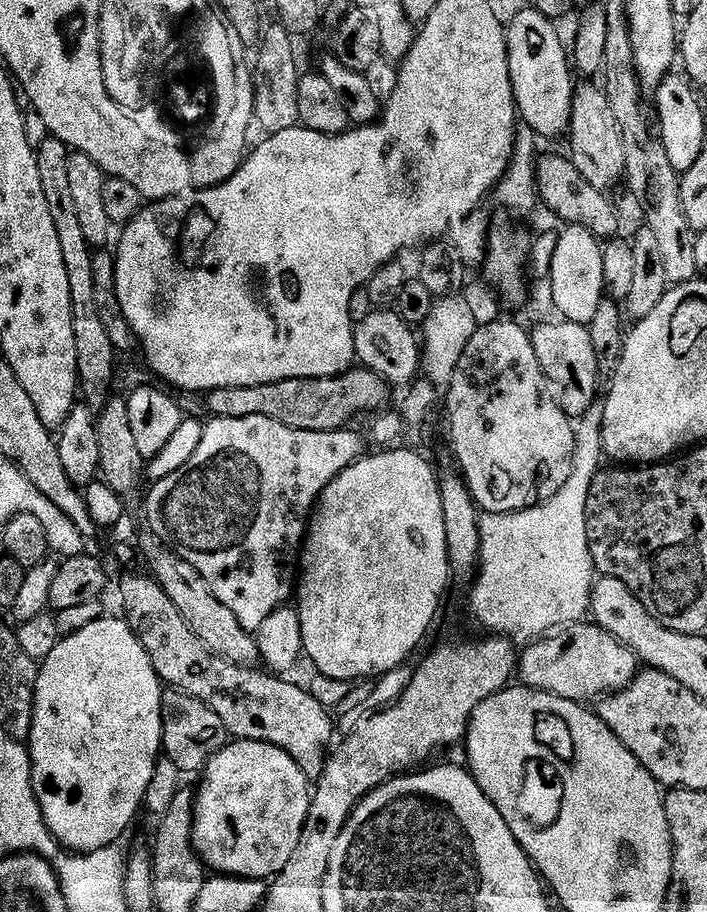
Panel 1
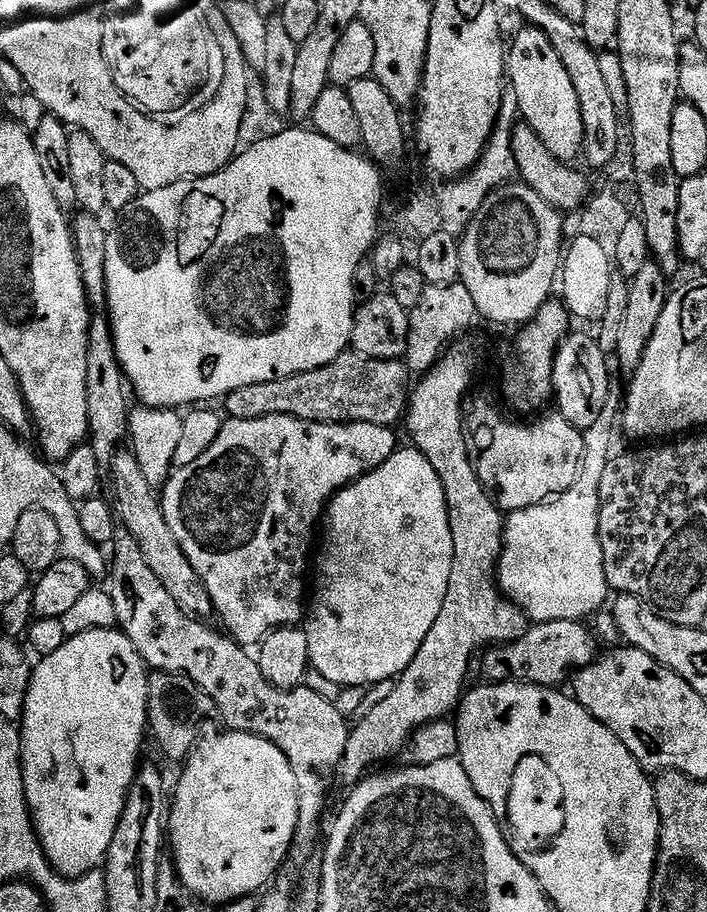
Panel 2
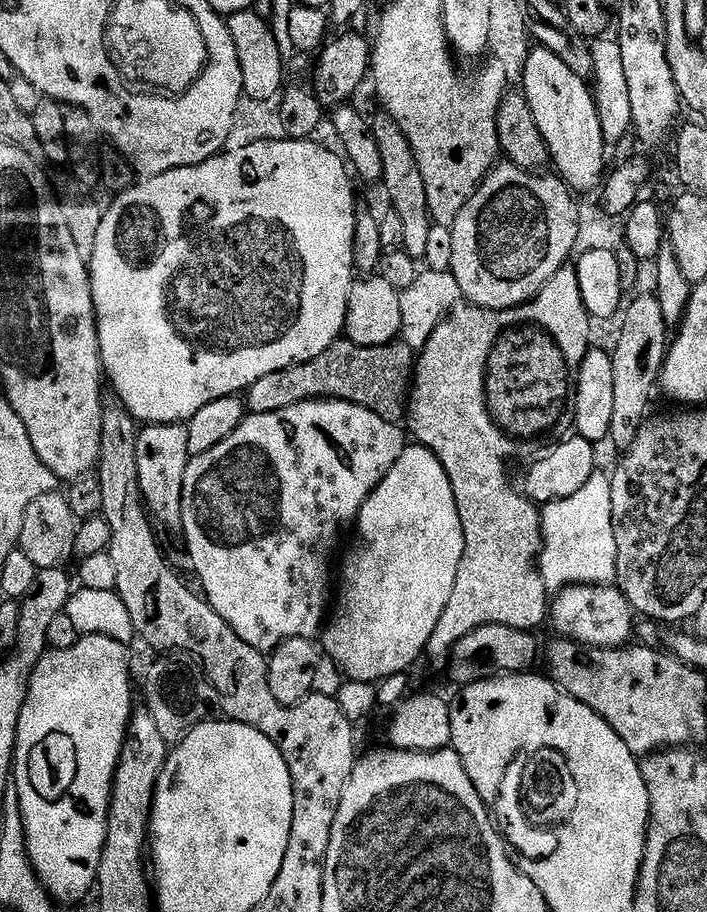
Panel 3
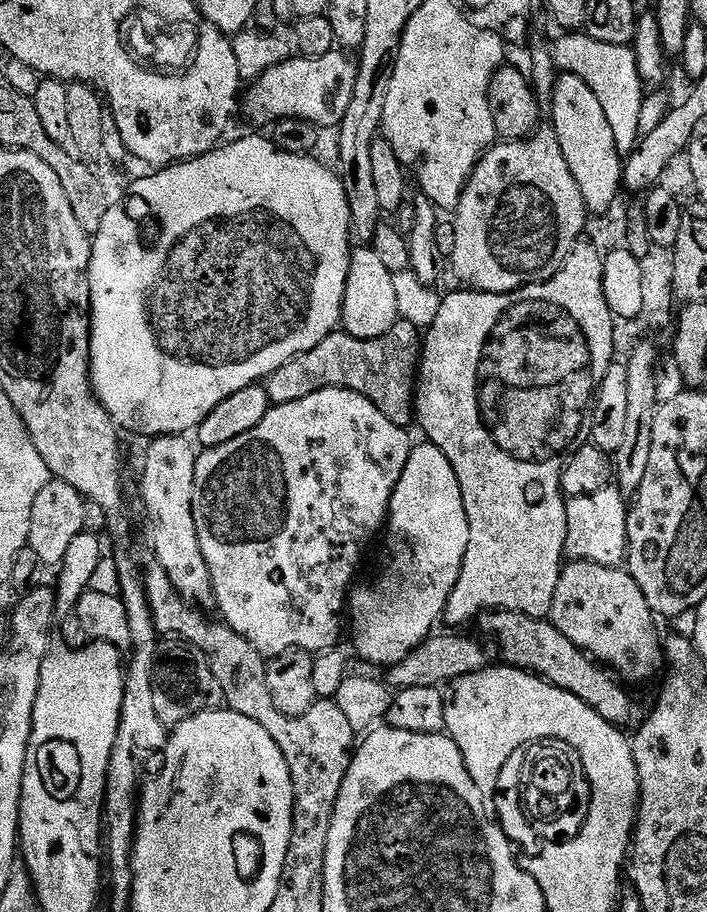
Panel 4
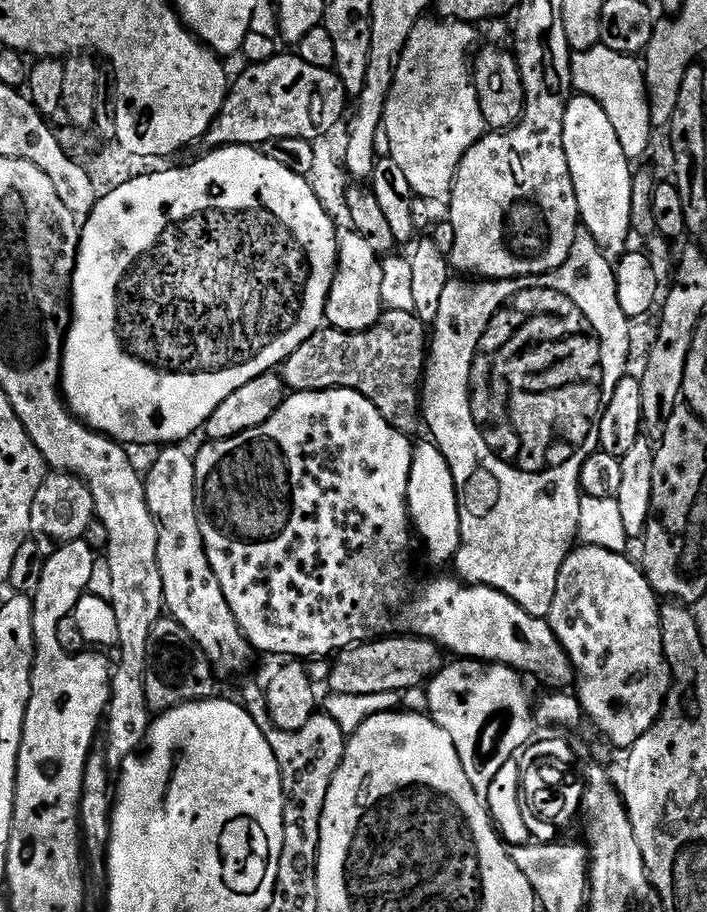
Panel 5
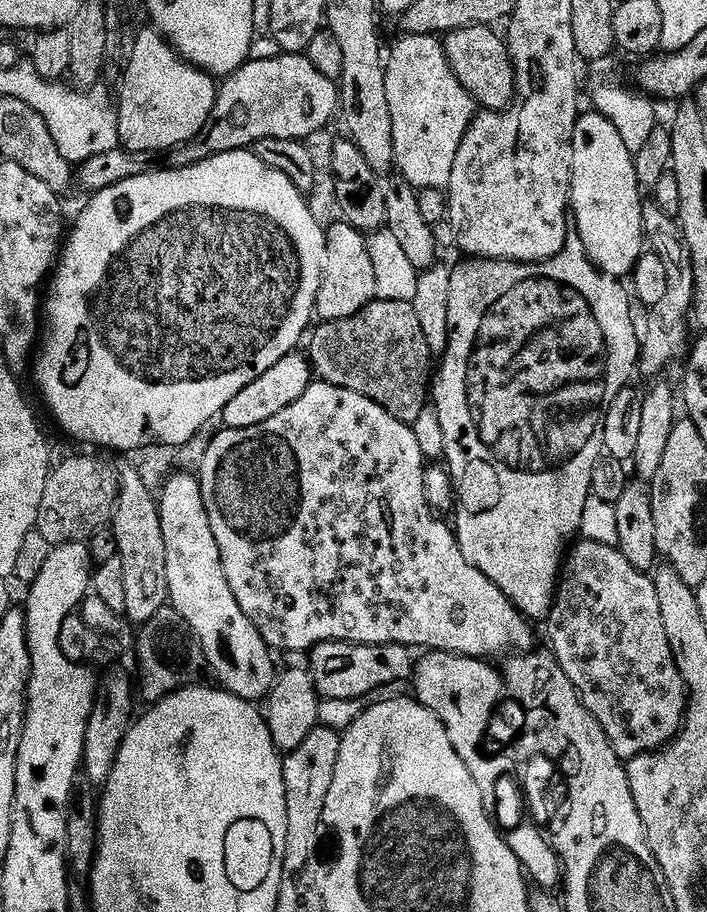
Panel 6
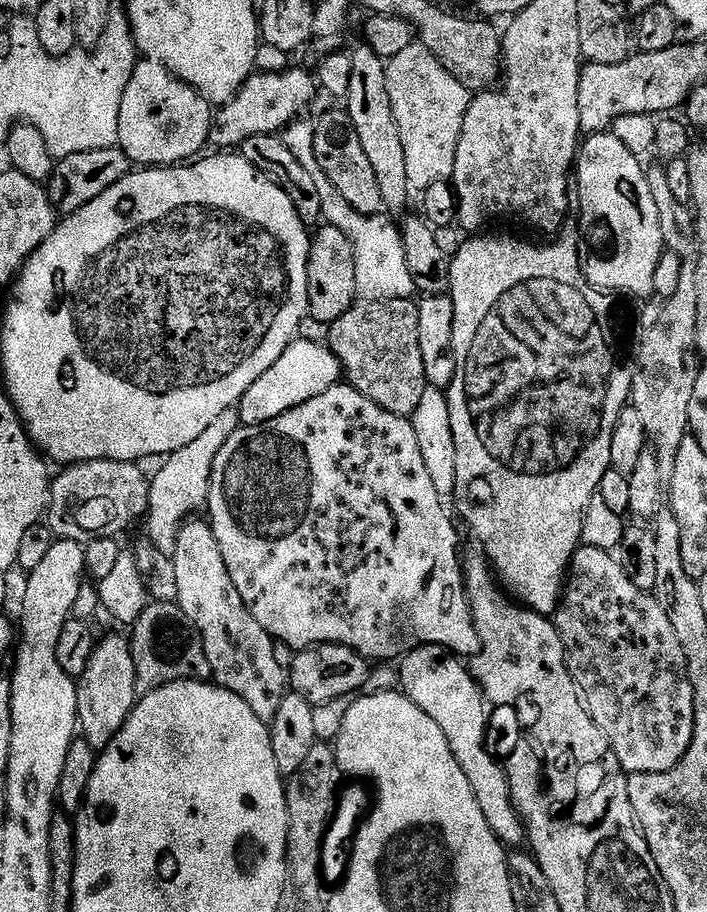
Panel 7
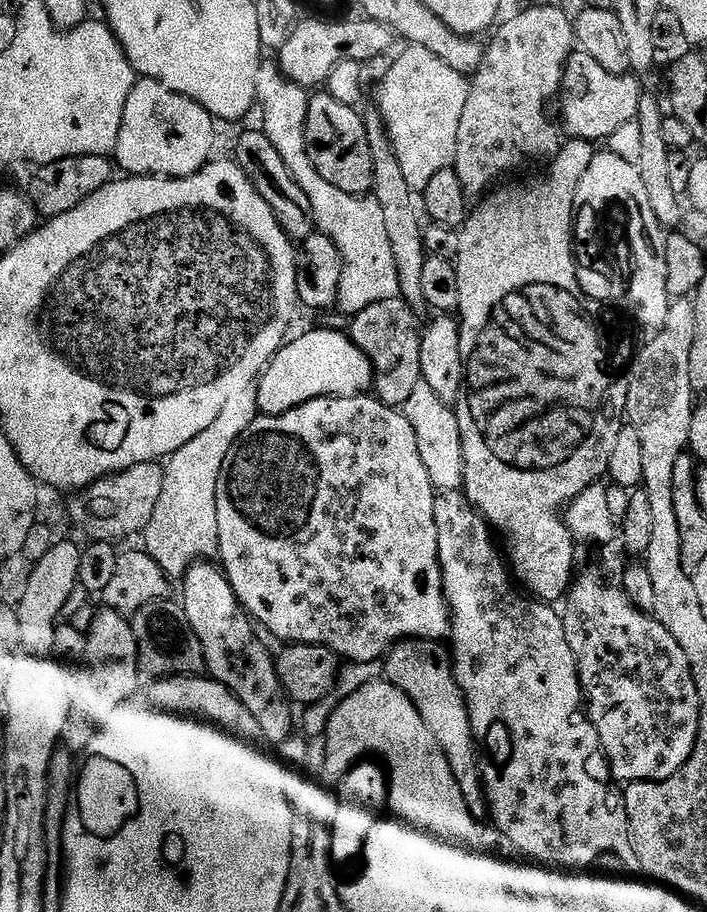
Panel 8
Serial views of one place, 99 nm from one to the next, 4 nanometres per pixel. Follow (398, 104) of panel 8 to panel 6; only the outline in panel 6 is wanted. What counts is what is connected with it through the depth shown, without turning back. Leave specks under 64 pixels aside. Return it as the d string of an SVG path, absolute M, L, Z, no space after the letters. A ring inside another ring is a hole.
M401 35L399 39L400 41L393 46L392 53L390 51L387 53L384 70L386 74L386 102L390 102L390 118L394 122L394 154L396 155L394 168L406 183L411 184L417 190L421 188L447 189L450 182L450 174L454 174L454 158L458 158L458 146L462 146L462 138L472 124L472 118L478 111L478 105L472 99L472 95L464 89L462 82L458 82L454 70L450 70L450 62L444 53L444 45L437 37Z

